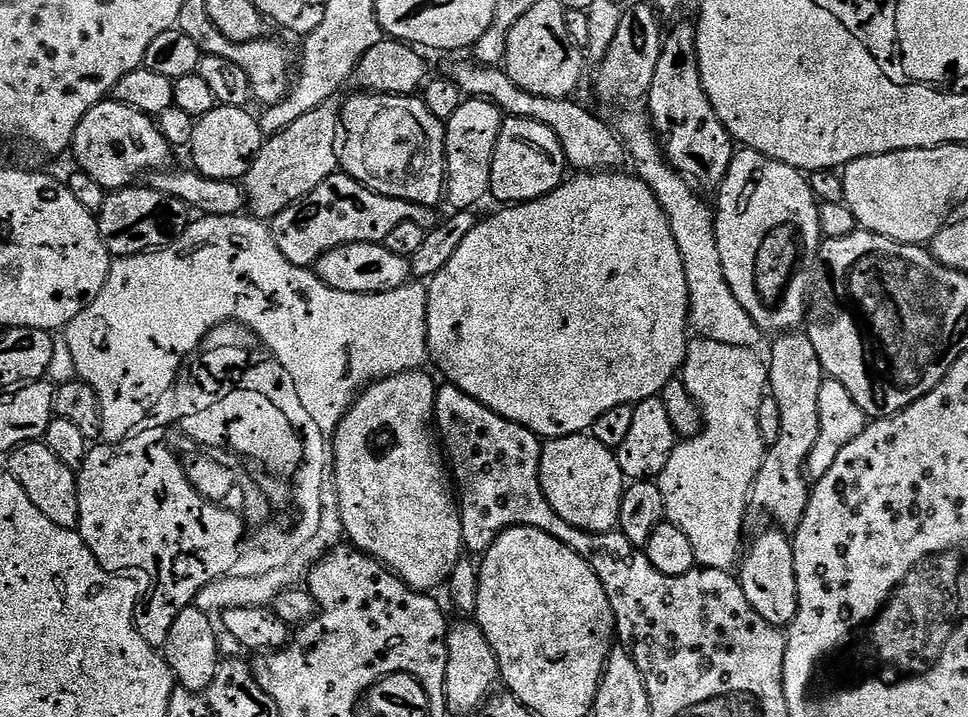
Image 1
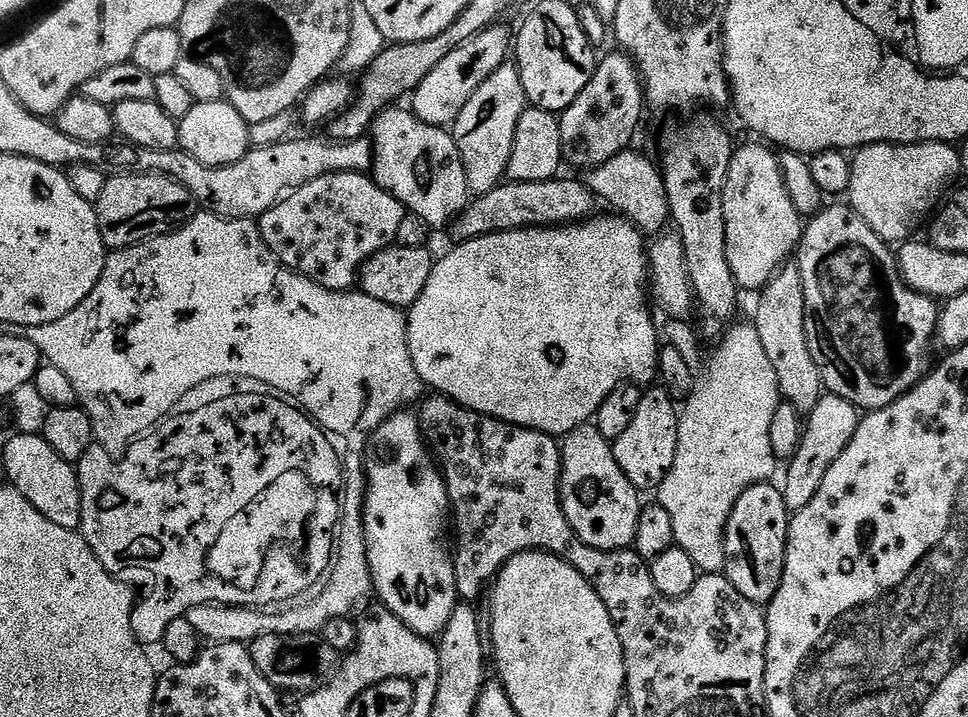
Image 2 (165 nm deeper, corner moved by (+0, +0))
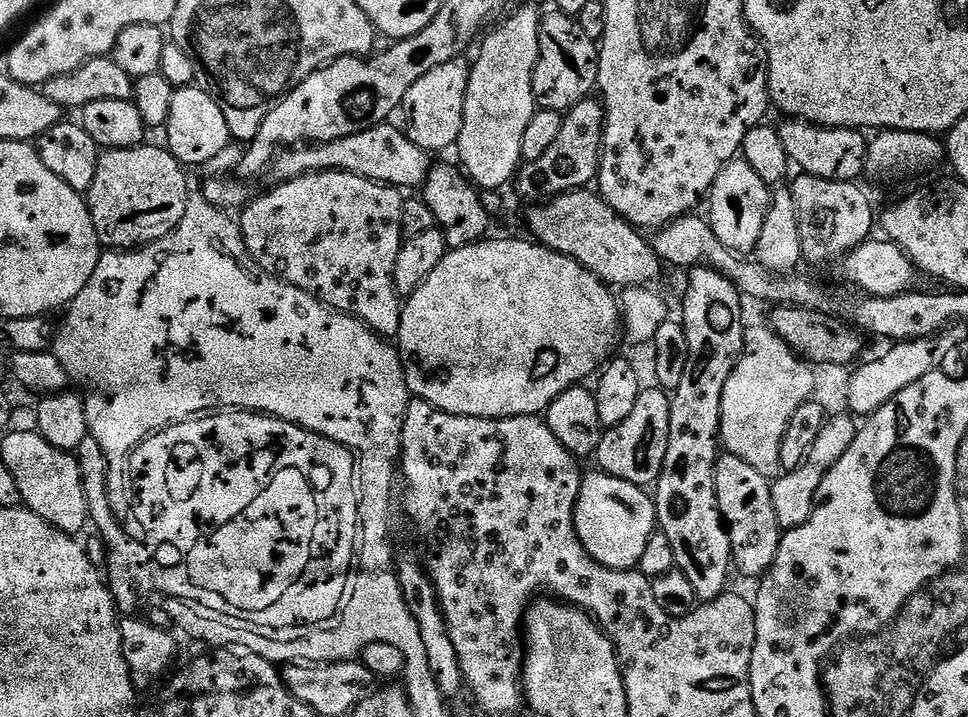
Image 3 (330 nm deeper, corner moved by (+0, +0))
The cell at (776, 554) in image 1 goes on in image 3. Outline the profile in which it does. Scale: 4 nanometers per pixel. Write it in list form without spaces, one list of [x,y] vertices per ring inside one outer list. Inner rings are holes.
[[[724,454],[716,461],[716,493],[720,513],[728,525],[735,571],[740,571],[744,576],[763,577],[778,554],[782,535],[778,514],[774,514],[774,498],[769,477],[754,470],[750,462],[742,462],[742,458]]]

